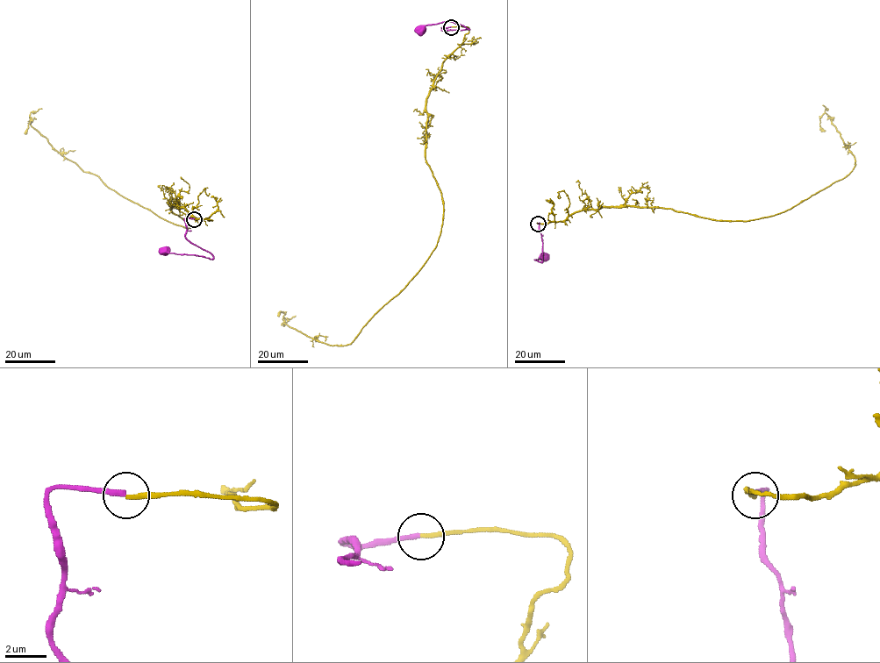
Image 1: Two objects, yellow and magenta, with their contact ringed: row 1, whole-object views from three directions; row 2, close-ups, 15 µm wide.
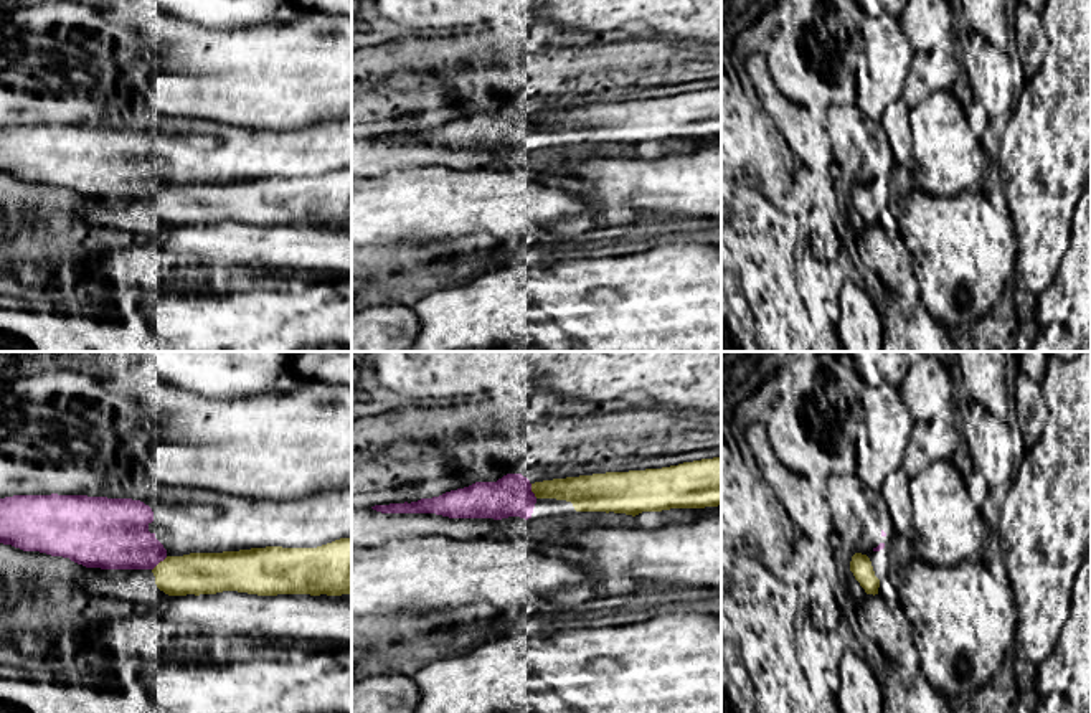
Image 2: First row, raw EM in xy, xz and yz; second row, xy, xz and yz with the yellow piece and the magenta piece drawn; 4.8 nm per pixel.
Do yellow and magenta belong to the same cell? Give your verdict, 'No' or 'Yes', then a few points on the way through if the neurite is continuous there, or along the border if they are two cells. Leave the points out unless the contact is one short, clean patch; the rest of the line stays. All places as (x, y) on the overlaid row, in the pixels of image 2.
No

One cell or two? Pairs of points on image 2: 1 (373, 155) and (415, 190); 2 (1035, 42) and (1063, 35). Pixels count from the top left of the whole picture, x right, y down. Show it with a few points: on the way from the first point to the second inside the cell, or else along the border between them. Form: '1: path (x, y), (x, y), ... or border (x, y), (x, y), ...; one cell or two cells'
1: border (428, 165), (387, 170), (368, 177); two cells
2: border (1042, 17), (1047, 51), (1042, 66), (1032, 76); two cells

